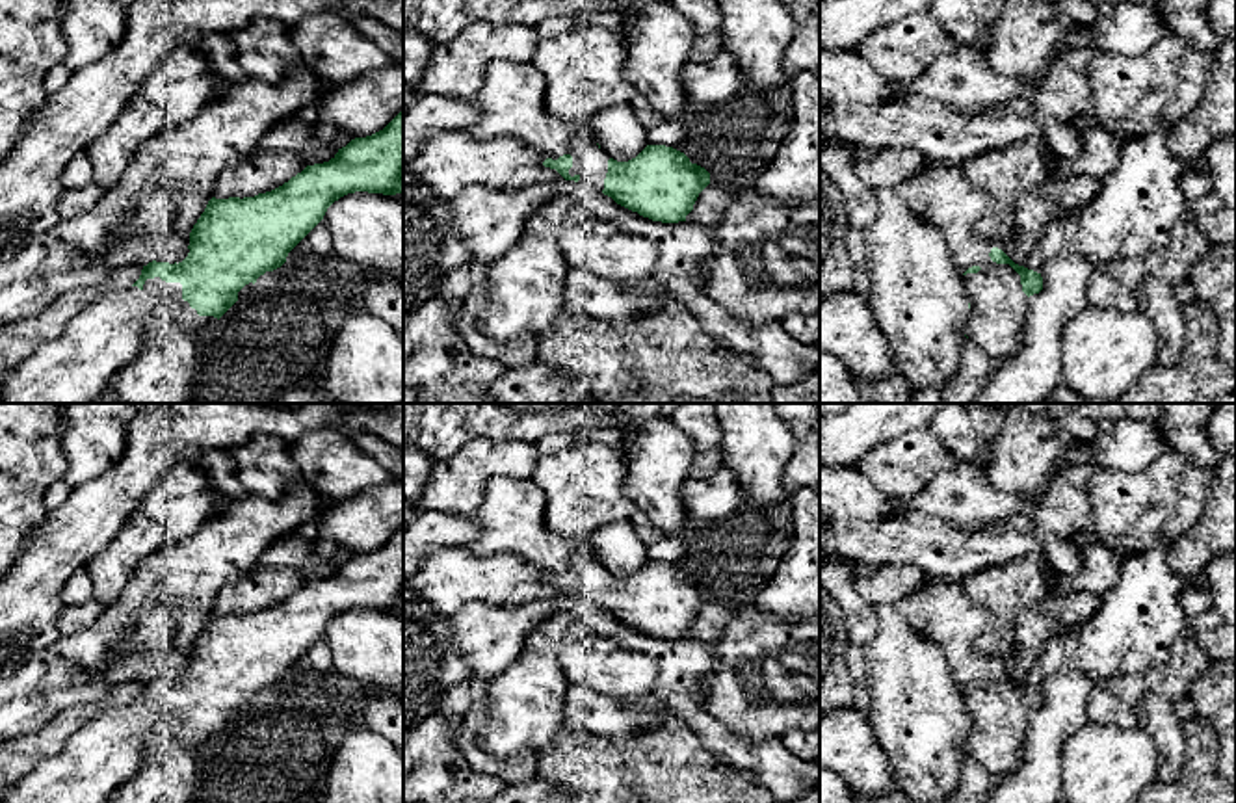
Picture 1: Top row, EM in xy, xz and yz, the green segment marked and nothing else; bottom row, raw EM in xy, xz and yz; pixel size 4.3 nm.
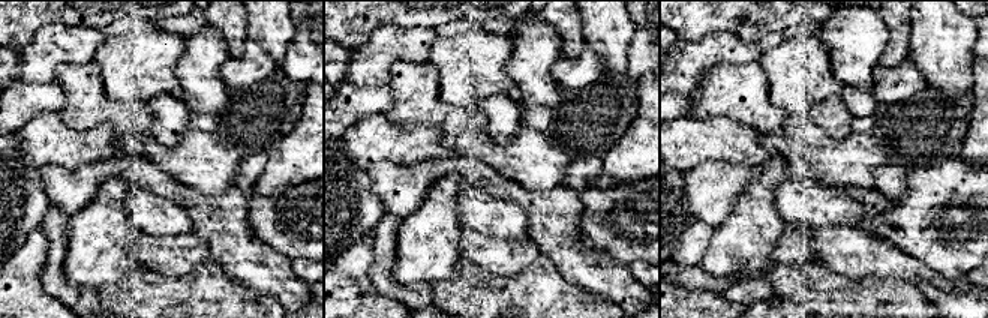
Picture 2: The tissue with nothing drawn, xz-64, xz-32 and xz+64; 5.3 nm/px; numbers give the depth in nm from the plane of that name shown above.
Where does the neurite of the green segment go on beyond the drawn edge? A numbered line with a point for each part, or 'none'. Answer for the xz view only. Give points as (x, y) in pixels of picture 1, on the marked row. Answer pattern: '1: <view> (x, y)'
1: xz (590, 162)

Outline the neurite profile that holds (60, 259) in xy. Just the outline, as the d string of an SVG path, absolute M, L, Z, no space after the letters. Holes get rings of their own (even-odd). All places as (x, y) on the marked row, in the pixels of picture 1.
M54 247L50 249L46 262L41 264L41 271L69 271L72 266L80 264L85 264L85 258L74 255L69 247Z

